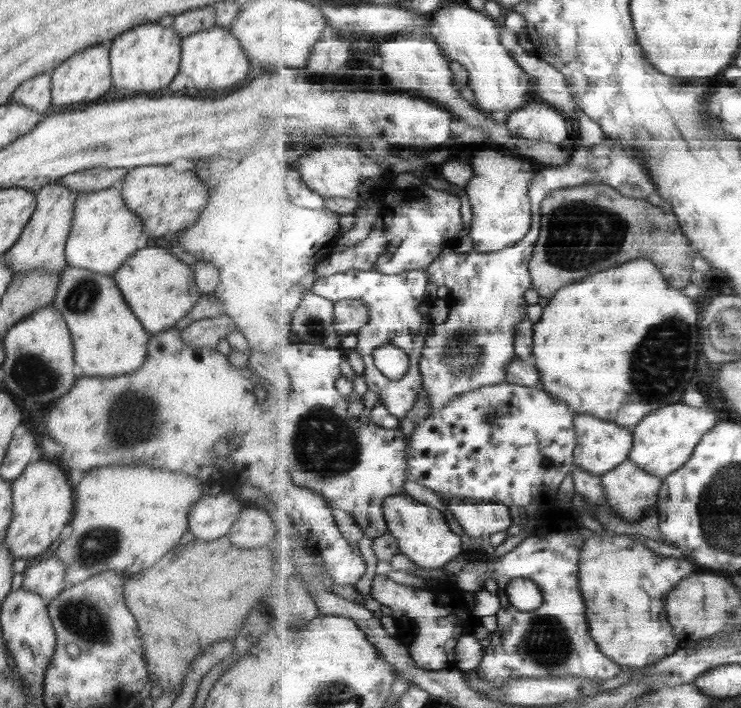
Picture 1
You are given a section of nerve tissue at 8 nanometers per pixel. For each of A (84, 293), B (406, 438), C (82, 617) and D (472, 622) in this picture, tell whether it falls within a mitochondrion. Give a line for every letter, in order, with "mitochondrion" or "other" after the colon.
A: mitochondrion
B: other
C: mitochondrion
D: other

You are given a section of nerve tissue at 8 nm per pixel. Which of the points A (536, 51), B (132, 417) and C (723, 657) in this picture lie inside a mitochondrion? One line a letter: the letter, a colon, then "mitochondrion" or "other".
A: other
B: mitochondrion
C: other

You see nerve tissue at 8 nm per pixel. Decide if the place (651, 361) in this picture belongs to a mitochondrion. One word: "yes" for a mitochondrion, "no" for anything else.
yes

